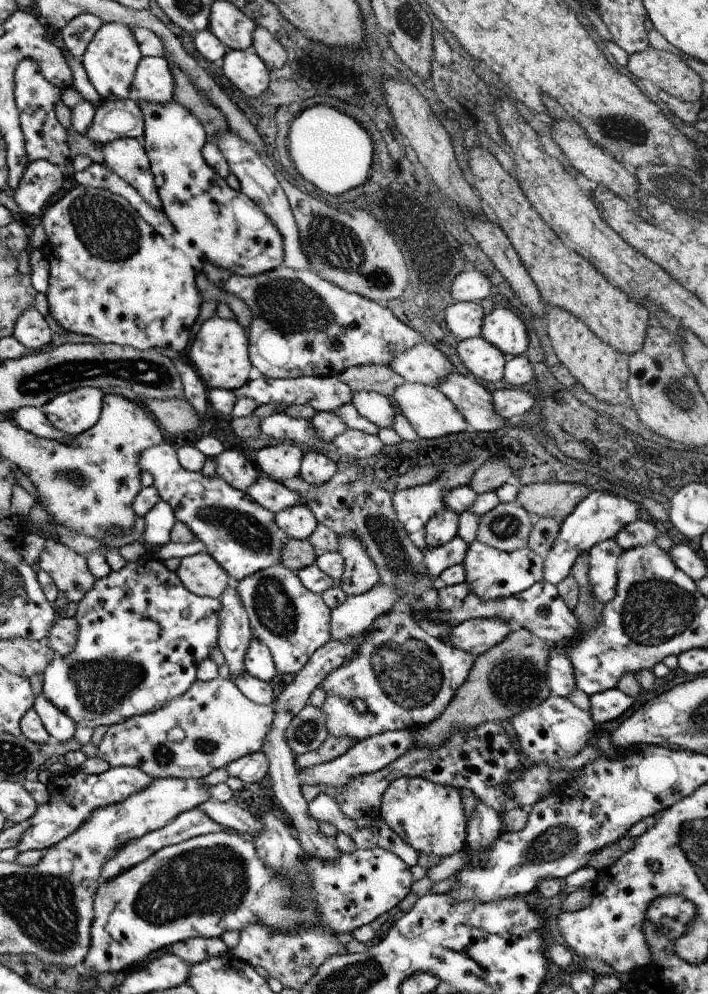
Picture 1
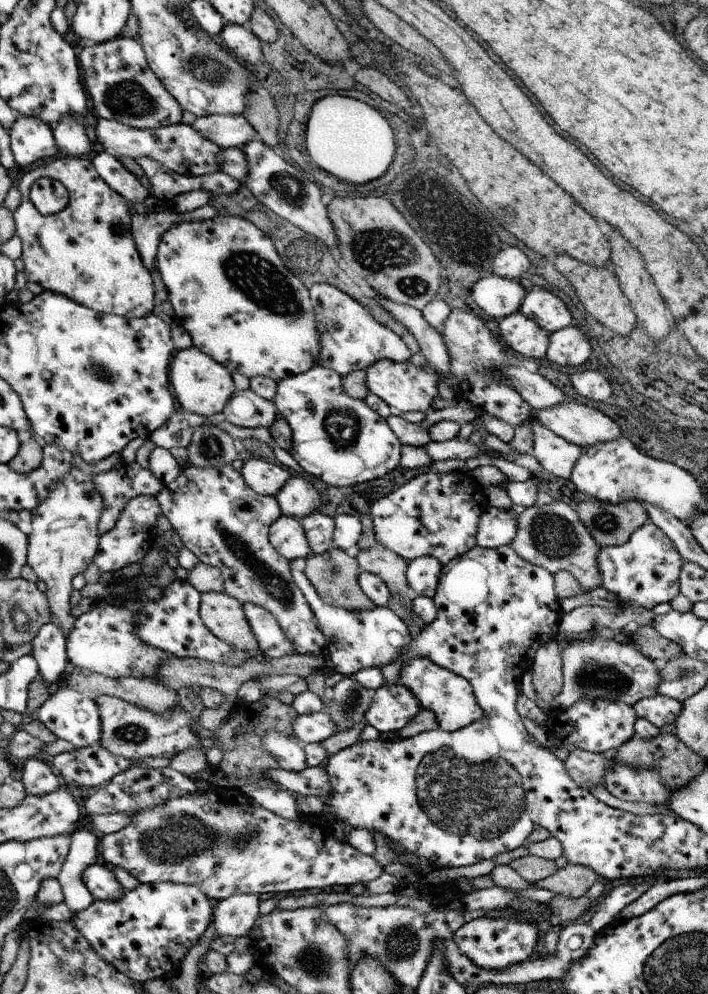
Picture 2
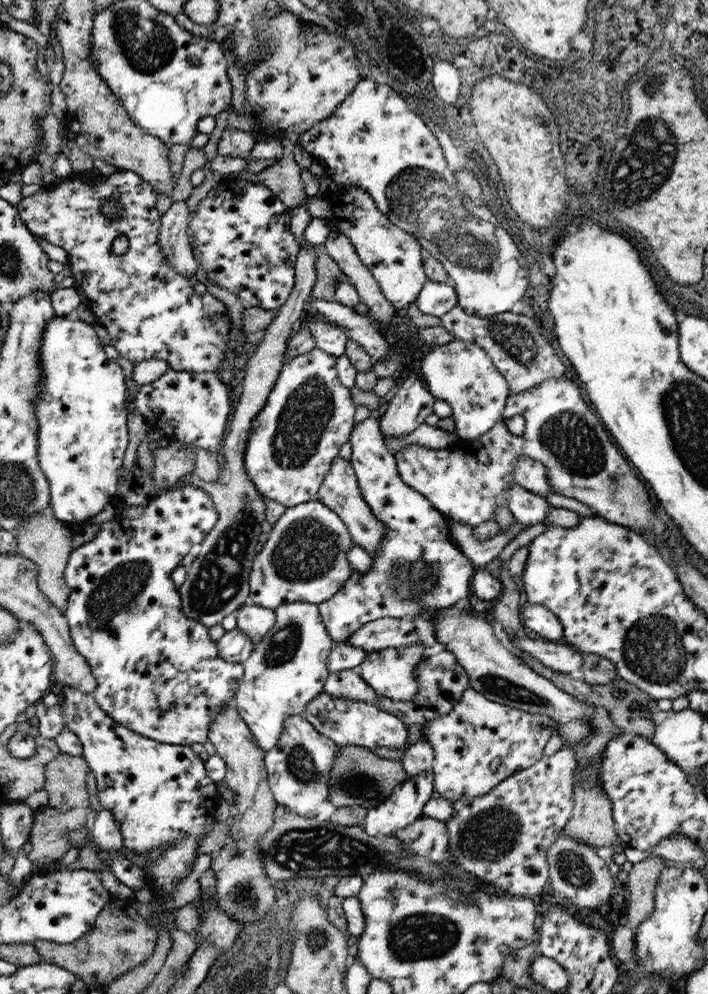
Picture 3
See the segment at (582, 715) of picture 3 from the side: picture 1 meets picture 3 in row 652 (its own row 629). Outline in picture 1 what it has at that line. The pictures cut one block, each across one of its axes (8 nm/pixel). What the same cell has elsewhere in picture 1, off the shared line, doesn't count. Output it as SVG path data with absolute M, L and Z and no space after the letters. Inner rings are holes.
M501 618L470 619L455 625L444 642L460 650L482 655L501 643L511 632L512 628Z

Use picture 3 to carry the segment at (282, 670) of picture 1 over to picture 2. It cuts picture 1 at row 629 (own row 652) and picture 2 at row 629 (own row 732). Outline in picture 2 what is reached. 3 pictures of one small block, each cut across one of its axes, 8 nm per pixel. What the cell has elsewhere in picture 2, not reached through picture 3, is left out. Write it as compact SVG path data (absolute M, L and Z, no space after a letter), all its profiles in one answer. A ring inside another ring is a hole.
M244 603L244 609L257 637L258 652L275 659L294 654L293 642L287 638L273 613L254 603Z

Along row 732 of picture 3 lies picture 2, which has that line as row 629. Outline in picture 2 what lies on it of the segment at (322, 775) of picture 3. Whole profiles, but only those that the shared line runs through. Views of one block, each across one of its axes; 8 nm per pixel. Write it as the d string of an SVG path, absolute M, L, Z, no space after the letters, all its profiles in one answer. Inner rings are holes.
M192 464L183 467L178 478L163 485L155 497L159 502L161 514L168 518L173 526L172 531L178 533L183 545L199 558L200 563L219 570L226 594L238 599L242 604L254 603L269 610L277 617L287 638L293 642L294 654L322 658L322 662L326 662L330 670L320 670L316 673L324 677L338 677L334 666L327 659L328 637L321 631L317 616L310 608L309 601L306 600L301 588L298 588L296 582L292 582L288 559L282 557L281 553L270 544L269 531L283 515L276 497L254 492L253 488L246 484L240 470L232 465L219 469L215 467L199 469Z

